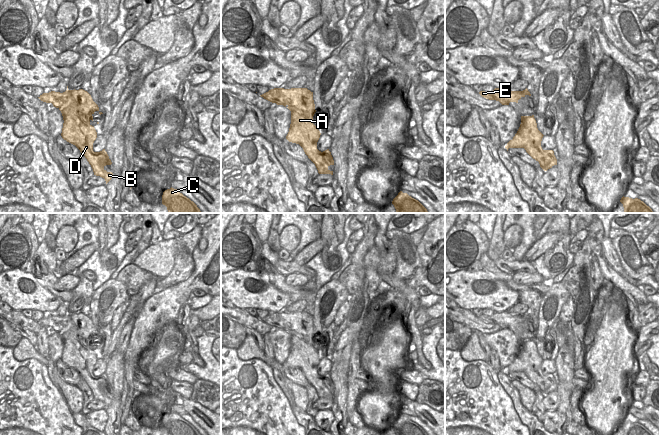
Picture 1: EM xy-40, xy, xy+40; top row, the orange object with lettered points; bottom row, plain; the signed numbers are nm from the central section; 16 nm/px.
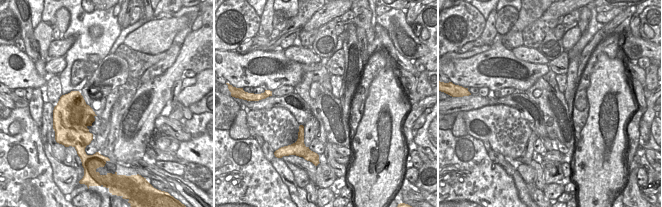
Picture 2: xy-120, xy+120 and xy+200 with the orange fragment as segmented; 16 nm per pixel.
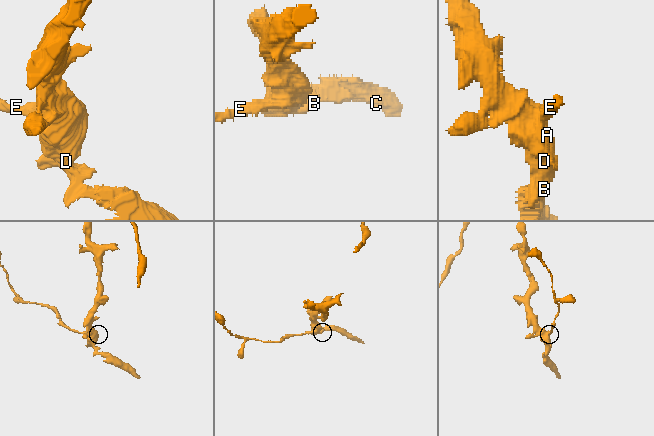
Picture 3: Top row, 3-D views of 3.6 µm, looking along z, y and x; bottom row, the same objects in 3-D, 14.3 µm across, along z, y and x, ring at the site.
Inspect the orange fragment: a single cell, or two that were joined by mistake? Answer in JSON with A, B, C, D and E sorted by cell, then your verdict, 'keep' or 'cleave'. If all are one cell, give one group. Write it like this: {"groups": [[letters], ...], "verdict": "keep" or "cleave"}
{"groups": [["A", "B", "C", "D"], ["E"]], "verdict": "cleave"}

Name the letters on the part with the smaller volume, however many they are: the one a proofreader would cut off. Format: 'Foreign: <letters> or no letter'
Foreign: E

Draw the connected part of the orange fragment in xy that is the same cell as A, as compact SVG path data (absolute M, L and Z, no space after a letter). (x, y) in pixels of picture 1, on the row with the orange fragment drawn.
M302 88L298 94L304 102L302 109L290 107L291 124L286 139L289 142L299 144L308 158L315 164L319 174L331 174L328 167L334 165L334 160L329 149L321 152L317 149L317 142L320 138L320 131L313 124L313 116L316 112L313 100L313 92Z

